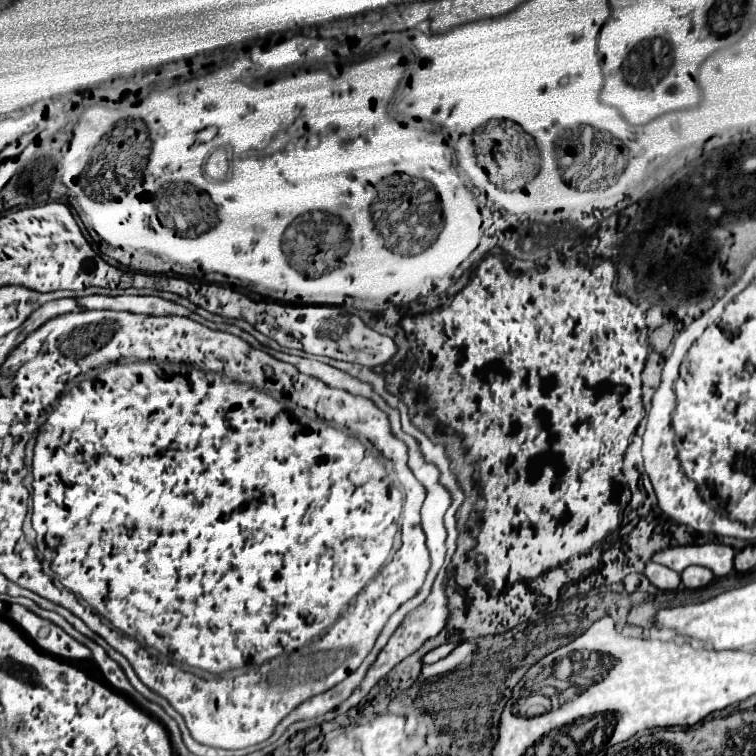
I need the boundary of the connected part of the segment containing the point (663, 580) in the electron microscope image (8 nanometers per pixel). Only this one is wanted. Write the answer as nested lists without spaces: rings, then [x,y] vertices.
[[[649,562],[645,566],[645,576],[651,580],[651,584],[655,584],[659,590],[677,590],[677,586],[681,584],[681,576],[673,570],[669,570],[663,564],[655,564]]]

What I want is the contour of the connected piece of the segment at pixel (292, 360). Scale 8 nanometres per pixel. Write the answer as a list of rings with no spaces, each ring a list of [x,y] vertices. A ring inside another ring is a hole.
[[[267,348],[267,352],[279,360],[285,360],[293,366],[297,366],[299,370],[303,370],[305,374],[311,374],[319,380],[323,380],[325,384],[333,386],[333,388],[341,388],[341,390],[347,390],[351,394],[361,394],[361,396],[367,396],[367,398],[373,400],[384,400],[375,390],[371,384],[367,382],[361,382],[357,380],[355,376],[339,370],[339,368],[333,368],[329,364],[323,364],[323,362],[317,362],[317,360],[311,360],[311,358],[301,358],[301,356],[291,356],[291,354],[283,354],[283,352],[277,352],[277,350],[271,350]]]

